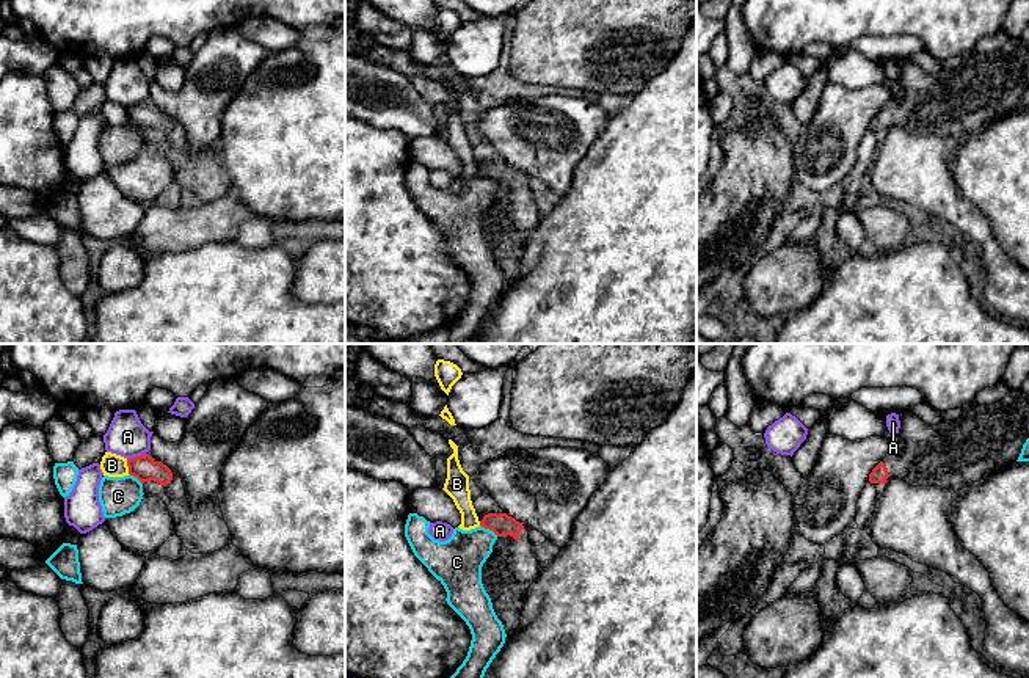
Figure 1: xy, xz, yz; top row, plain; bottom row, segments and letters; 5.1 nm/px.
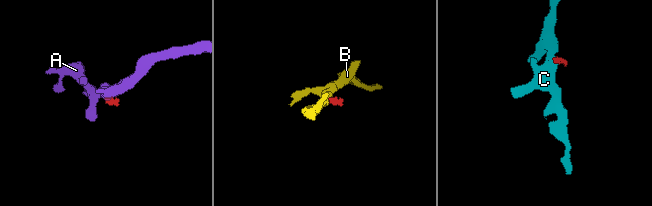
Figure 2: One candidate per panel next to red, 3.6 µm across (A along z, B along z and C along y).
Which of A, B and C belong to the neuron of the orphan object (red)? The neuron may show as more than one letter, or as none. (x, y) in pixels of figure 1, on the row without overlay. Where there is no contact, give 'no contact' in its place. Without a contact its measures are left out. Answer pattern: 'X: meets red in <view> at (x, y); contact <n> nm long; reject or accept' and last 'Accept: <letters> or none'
A: meets red in xy at (135, 105); contact 100 nm long; reject
B: meets red in xy at (127, 113); contact 70 nm long; reject
C: meets red in xz at (490, 178); contact 110 nm long; reject
Accept: none

